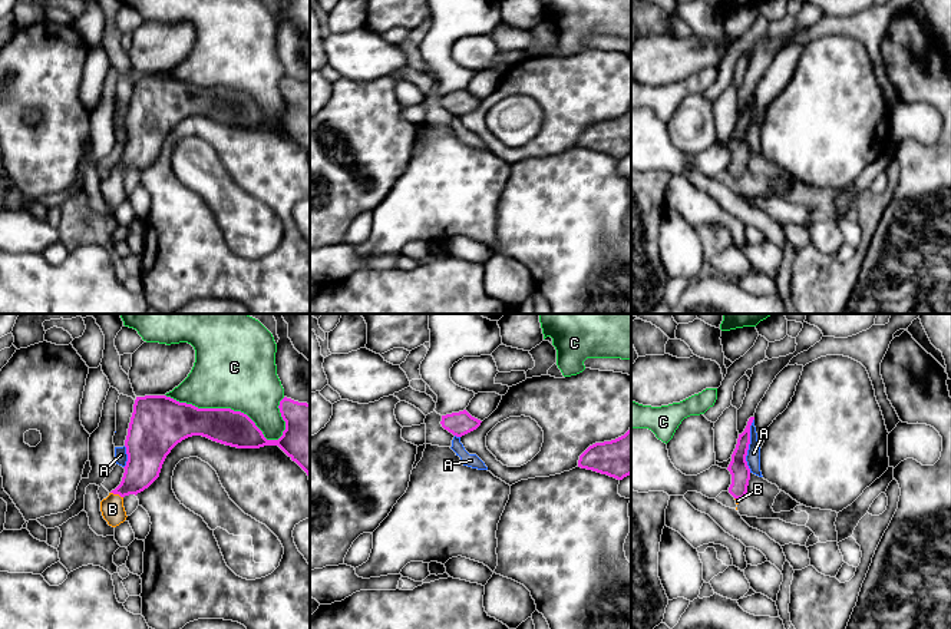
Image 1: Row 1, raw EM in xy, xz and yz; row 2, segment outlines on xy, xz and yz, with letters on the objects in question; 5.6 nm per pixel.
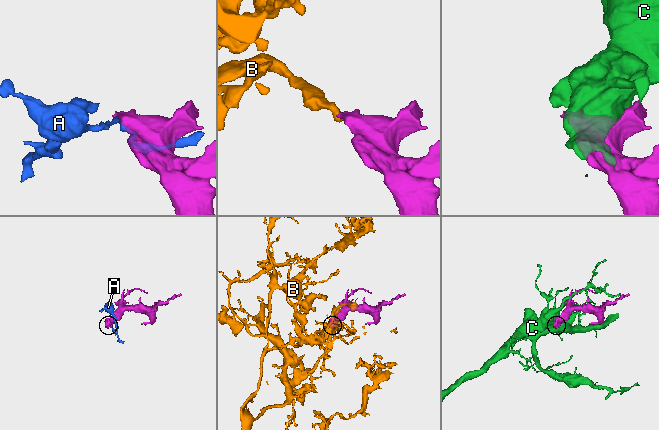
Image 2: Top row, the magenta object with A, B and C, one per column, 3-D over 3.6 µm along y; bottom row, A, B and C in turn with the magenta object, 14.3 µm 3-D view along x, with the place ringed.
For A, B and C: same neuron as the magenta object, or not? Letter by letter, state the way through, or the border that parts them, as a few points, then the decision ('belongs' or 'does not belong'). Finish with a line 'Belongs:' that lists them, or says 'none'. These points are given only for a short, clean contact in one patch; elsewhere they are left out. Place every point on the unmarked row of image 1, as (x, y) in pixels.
A: along yz (753, 98), (746, 135), (749, 151) | does not belong
B: across xy (145, 138), (142, 148), (116, 172), (112, 188) | belongs
C: does not belong
Belongs: B

